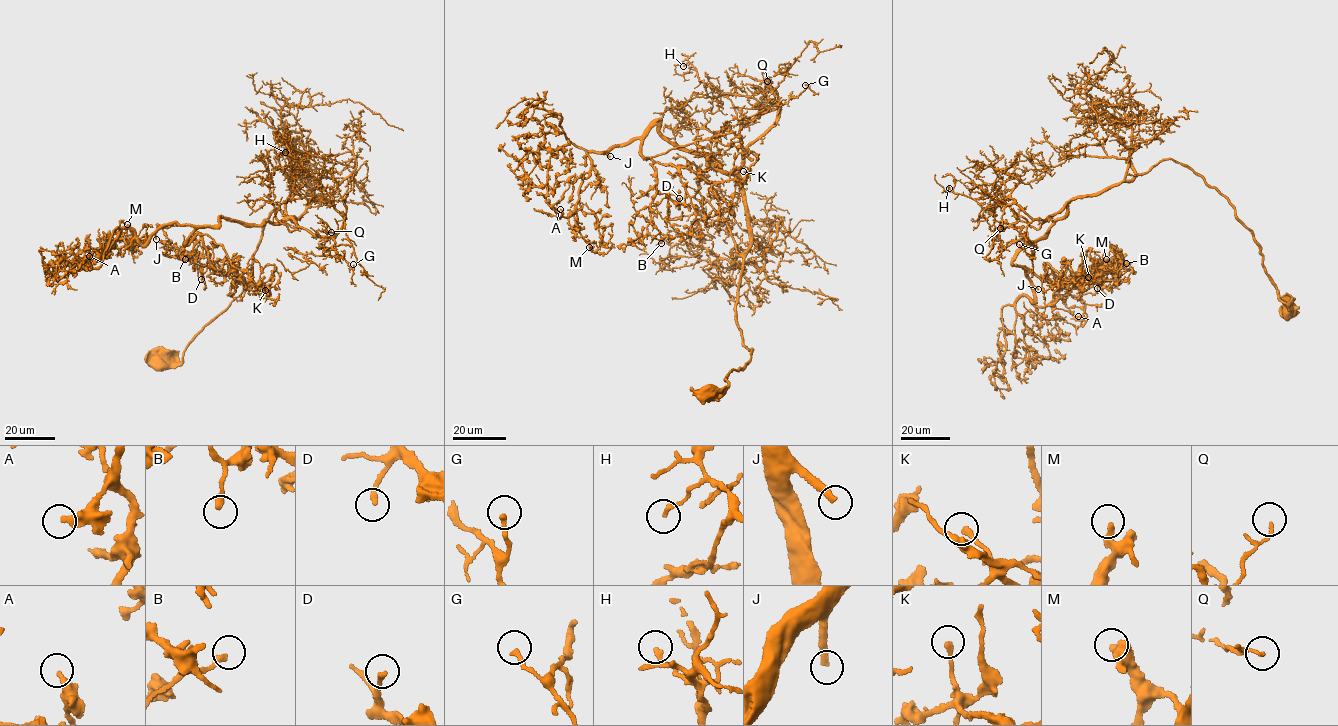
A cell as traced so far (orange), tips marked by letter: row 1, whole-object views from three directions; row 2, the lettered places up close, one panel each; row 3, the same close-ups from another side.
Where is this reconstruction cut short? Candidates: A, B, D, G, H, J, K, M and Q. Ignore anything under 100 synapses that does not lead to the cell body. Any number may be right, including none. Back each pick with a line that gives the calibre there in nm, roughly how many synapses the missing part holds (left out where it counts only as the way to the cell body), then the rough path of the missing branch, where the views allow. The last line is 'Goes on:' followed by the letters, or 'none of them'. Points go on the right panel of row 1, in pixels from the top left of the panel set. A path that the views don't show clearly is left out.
J: 280 nm | 250 syn | (1038, 289), (1059, 298), (1062, 291), (1086, 287), (1115, 268), (1121, 258)
Goes on: J

